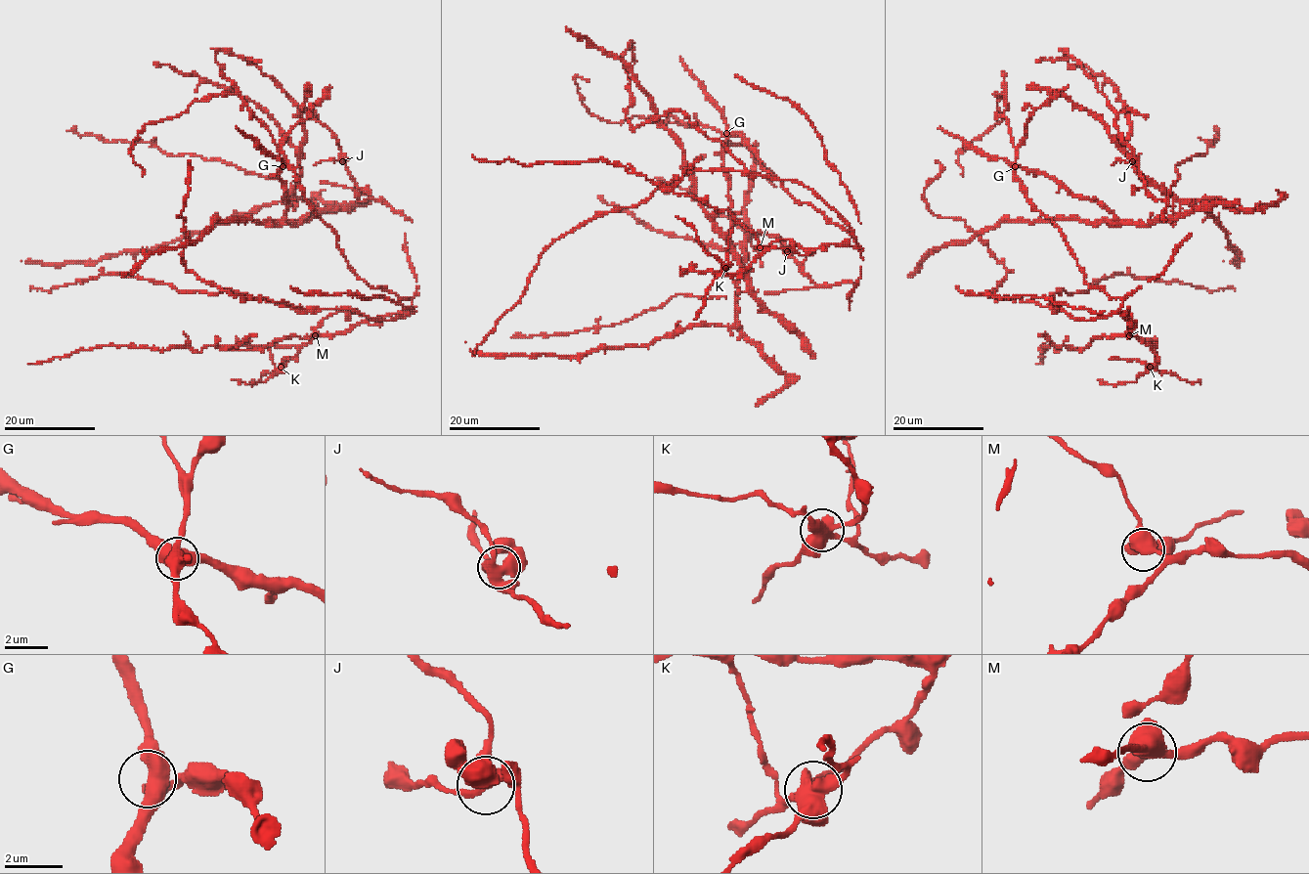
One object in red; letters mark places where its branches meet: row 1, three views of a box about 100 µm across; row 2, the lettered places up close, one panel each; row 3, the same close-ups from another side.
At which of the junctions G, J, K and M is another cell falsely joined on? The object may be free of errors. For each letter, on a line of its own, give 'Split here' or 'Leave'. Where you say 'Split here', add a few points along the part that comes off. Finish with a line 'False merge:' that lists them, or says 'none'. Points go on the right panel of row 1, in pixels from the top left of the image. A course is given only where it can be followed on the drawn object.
G: Leave
J: Leave
K: Split here. Course of the part to remove: (1150, 367), (1190, 381), (1199, 381), (1200, 385)
M: Leave
False merge: K

